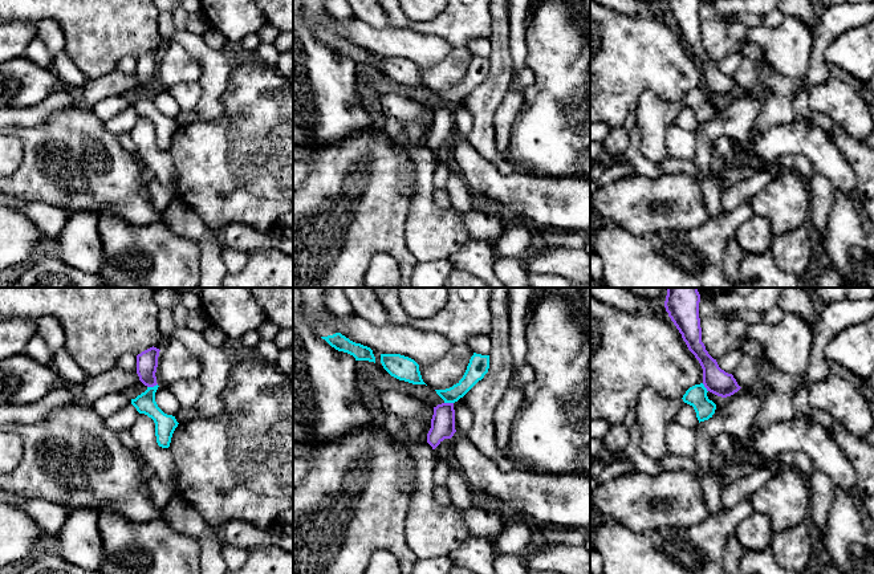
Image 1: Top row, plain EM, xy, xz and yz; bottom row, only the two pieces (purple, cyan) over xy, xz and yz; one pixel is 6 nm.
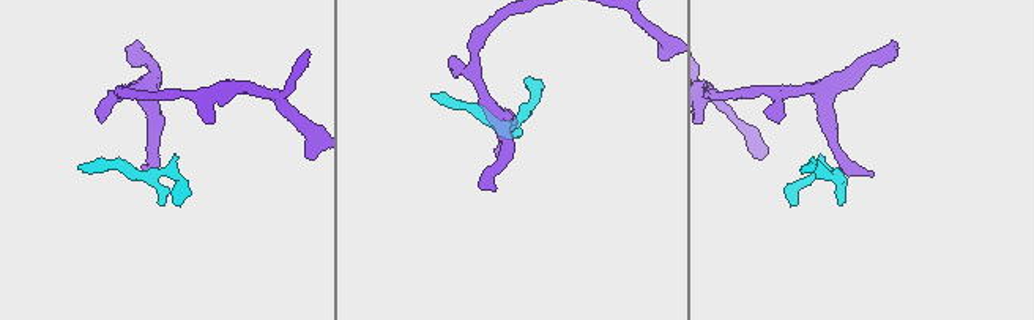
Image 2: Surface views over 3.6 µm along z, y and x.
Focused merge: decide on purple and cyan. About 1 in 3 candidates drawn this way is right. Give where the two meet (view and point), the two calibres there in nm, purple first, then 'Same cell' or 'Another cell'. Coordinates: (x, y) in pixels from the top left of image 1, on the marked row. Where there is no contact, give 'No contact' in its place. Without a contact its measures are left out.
Touches purple at xy (151, 386). Thickness 130 nm (purple) against 130 nm. Another cell

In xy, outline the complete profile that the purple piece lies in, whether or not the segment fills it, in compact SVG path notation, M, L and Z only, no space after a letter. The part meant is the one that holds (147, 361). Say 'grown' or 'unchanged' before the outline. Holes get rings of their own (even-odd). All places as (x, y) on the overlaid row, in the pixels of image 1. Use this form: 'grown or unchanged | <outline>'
unchanged | M153 346L137 355L137 374L139 380L147 387L158 384L155 373L158 367L159 351L159 349Z

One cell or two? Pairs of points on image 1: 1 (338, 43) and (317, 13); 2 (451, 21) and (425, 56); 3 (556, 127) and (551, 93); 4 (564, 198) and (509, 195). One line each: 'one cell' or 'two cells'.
1: one cell
2: two cells
3: one cell
4: one cell

